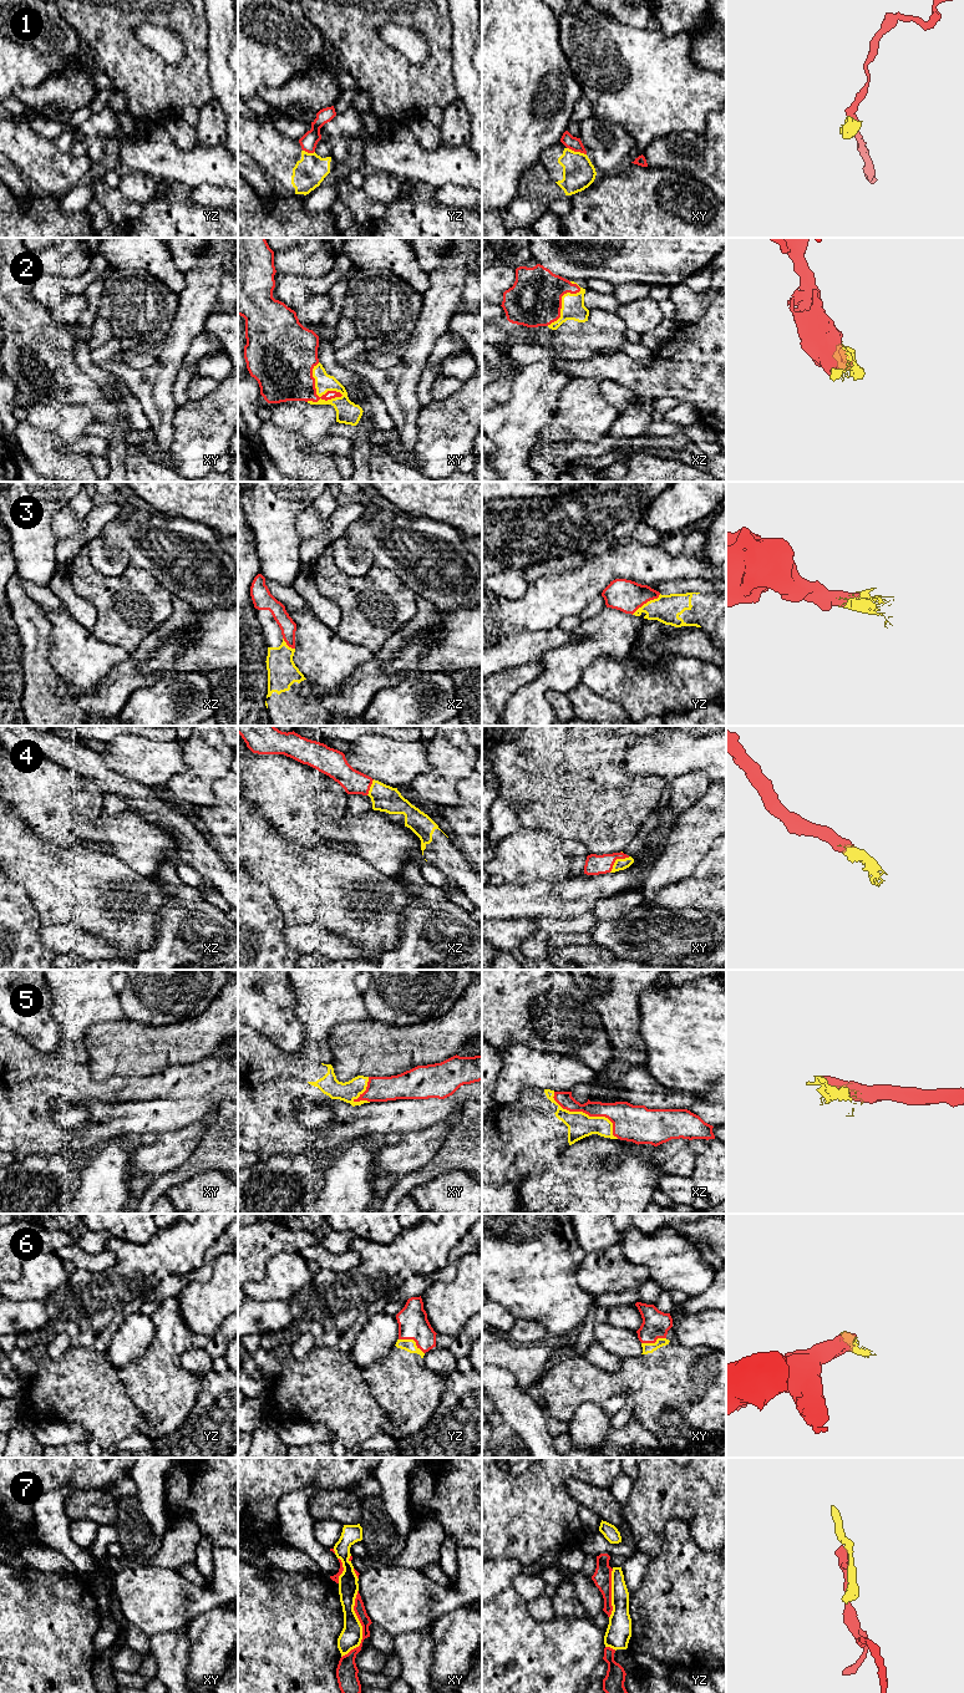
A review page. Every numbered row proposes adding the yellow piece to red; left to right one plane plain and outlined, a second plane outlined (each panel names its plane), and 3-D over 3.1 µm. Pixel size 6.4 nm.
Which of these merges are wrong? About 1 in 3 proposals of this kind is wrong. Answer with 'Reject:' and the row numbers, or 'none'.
Reject: 1, 7

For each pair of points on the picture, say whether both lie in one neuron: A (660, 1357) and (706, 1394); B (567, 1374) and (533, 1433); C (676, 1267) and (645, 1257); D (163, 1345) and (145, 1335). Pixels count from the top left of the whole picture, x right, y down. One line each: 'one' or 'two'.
A: one
B: two
C: one
D: two

